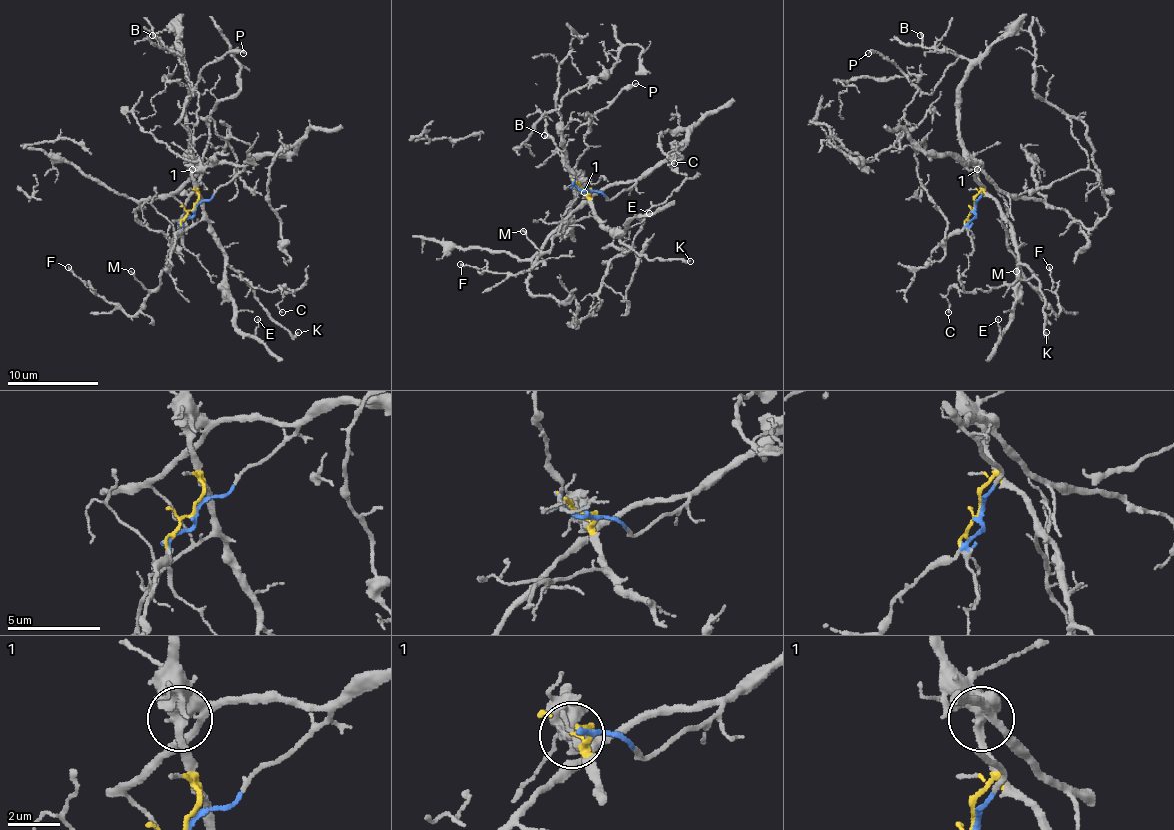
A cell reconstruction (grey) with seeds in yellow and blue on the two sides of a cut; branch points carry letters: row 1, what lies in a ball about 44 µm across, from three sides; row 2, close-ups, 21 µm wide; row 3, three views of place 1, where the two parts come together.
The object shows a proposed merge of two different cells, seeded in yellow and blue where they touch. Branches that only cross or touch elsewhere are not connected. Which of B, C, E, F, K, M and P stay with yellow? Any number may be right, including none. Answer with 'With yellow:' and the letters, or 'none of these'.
With yellow: B, C, E, F, K, M, P

